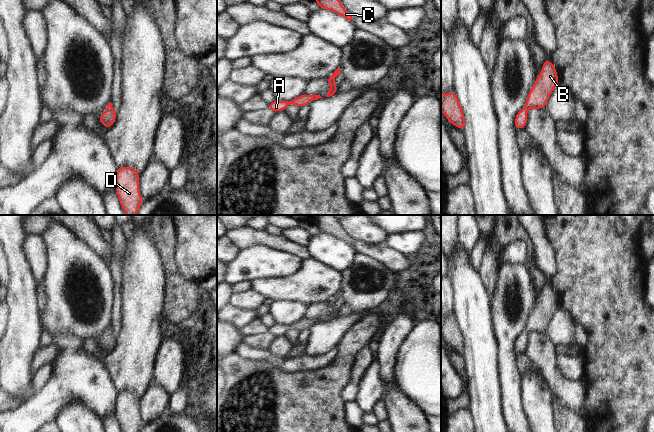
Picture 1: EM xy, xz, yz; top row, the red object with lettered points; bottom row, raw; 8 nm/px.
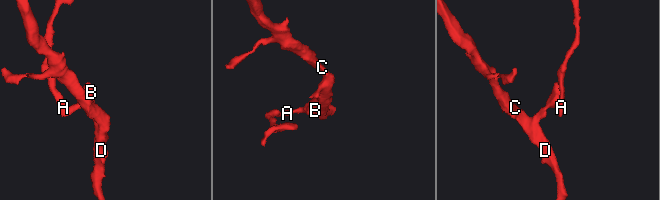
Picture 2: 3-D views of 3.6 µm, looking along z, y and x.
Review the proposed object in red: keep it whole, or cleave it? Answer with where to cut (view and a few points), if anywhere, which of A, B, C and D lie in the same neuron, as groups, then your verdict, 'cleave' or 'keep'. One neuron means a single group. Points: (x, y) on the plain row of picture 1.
no cut | A B C D | keep

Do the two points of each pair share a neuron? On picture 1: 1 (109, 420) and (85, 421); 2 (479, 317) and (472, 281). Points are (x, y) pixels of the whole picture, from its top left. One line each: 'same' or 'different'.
1: different
2: same

